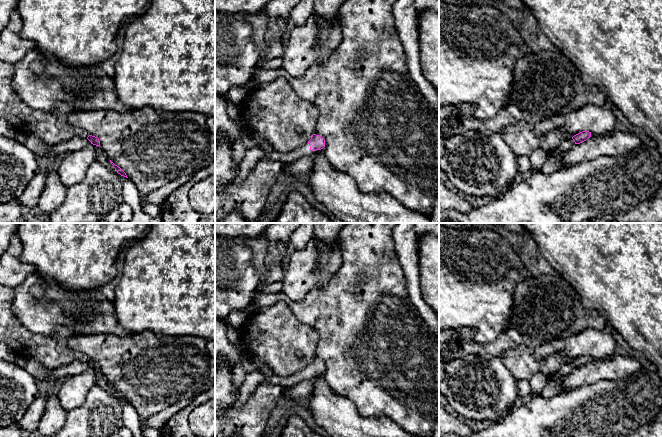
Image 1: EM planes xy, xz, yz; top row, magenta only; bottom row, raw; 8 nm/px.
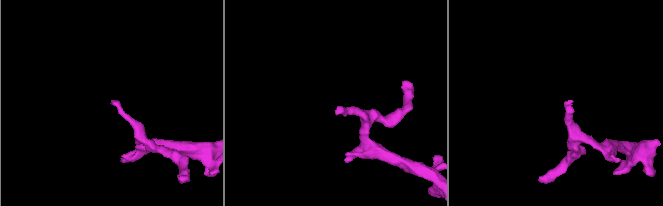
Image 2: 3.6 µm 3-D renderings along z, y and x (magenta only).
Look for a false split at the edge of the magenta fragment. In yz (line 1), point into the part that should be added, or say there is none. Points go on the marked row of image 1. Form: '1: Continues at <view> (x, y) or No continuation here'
1: No continuation here

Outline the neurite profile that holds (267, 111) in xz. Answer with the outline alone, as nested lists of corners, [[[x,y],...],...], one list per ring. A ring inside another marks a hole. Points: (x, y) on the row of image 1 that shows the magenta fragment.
[[[278,77],[247,94],[240,103],[238,122],[242,131],[257,133],[266,140],[272,151],[288,153],[311,139],[317,117],[317,107],[301,99],[286,78]]]

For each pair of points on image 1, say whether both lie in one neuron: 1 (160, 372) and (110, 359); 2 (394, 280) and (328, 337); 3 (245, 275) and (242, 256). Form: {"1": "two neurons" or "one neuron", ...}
{"1": "one neuron", "2": "one neuron", "3": "one neuron"}

